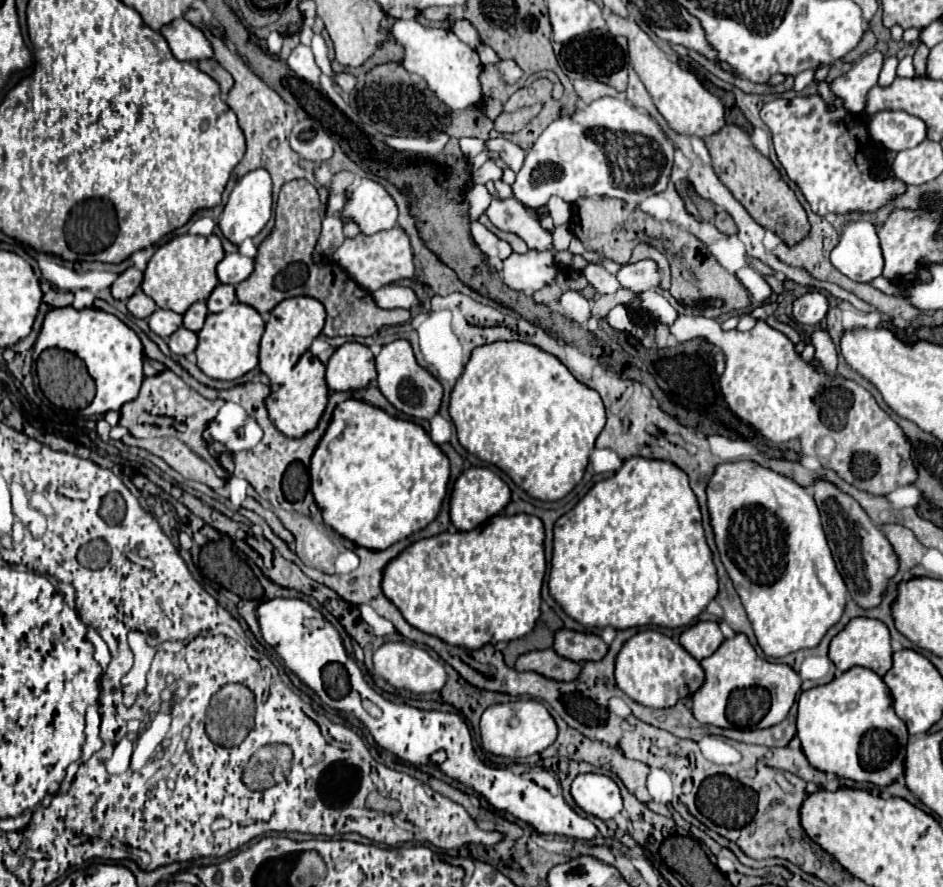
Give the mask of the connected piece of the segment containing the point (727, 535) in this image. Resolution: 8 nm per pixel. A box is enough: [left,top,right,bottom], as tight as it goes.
[706,461,848,657]

